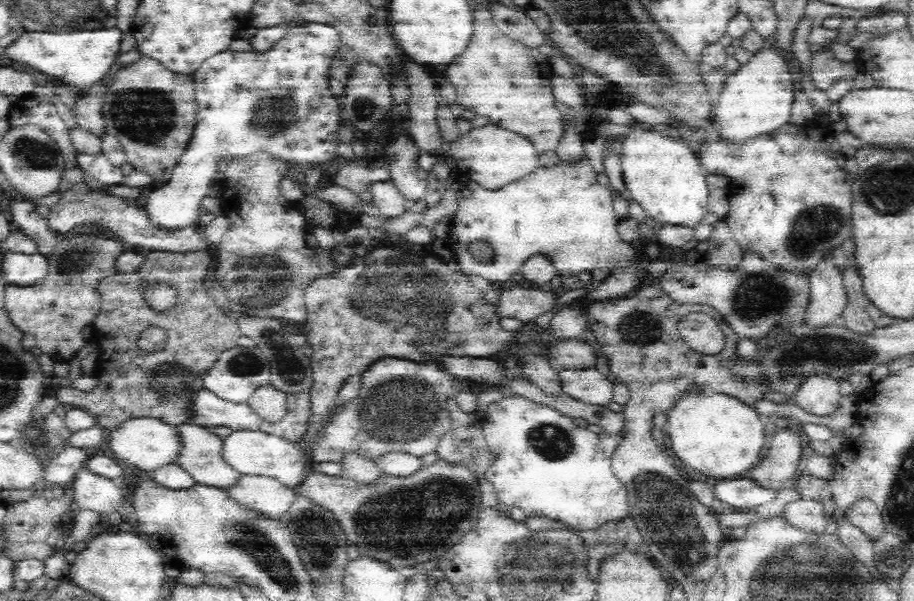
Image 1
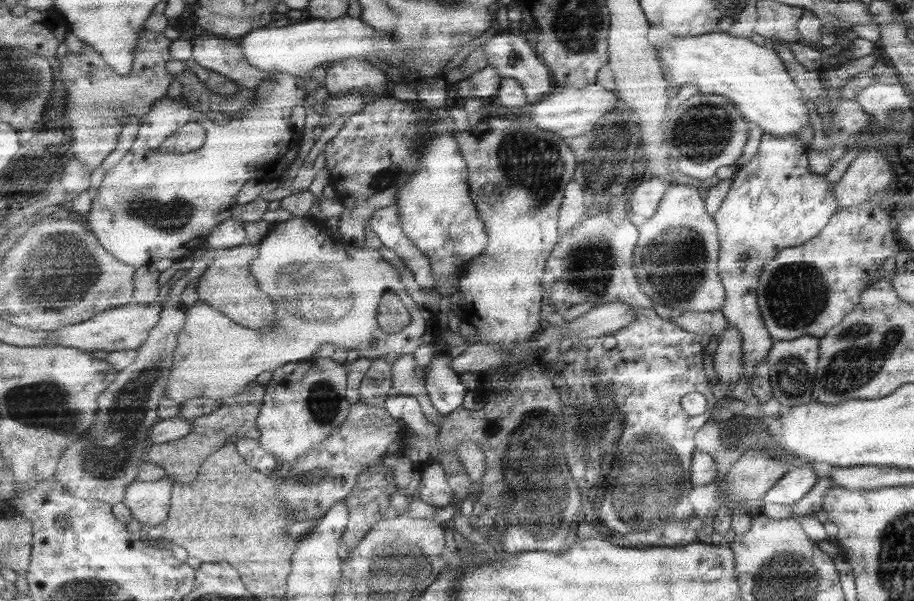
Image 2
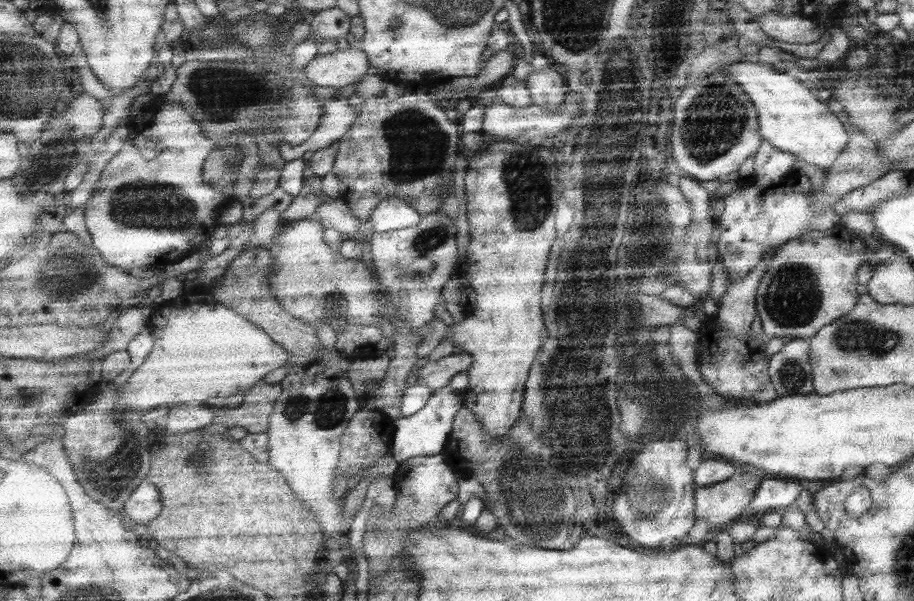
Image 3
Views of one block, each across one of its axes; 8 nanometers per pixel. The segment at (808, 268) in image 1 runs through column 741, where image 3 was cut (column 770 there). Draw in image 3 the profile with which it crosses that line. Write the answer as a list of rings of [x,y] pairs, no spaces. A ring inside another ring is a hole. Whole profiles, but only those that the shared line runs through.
[[[763,140],[753,156],[753,178],[739,180],[739,190],[725,200],[725,212],[717,218],[721,226],[717,250],[731,282],[737,282],[749,274],[763,260],[767,250],[783,246],[783,242],[791,242],[805,232],[827,232],[839,224],[839,218],[829,206],[821,208],[819,214],[813,214],[809,206],[809,194],[799,192],[795,176],[791,176],[795,162],[797,158],[793,154],[781,152]]]

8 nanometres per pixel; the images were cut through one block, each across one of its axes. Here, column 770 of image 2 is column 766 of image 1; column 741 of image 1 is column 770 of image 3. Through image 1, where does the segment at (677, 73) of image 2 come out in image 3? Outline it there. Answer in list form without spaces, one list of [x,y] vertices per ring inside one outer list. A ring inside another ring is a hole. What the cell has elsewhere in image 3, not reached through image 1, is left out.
[[[741,60],[739,64],[729,66],[729,72],[755,104],[759,116],[759,134],[763,140],[777,150],[789,152],[797,160],[815,166],[819,172],[827,172],[827,168],[833,166],[835,158],[839,158],[839,152],[843,152],[847,146],[849,132],[845,130],[843,120],[831,112],[825,102],[815,98],[815,90],[805,88],[799,80],[779,74],[769,64],[761,62],[753,64]]]

